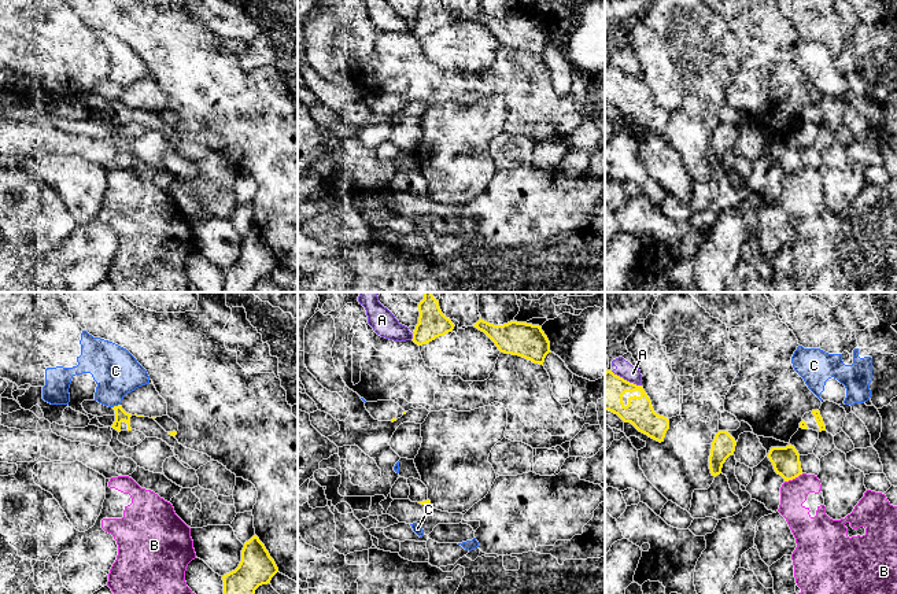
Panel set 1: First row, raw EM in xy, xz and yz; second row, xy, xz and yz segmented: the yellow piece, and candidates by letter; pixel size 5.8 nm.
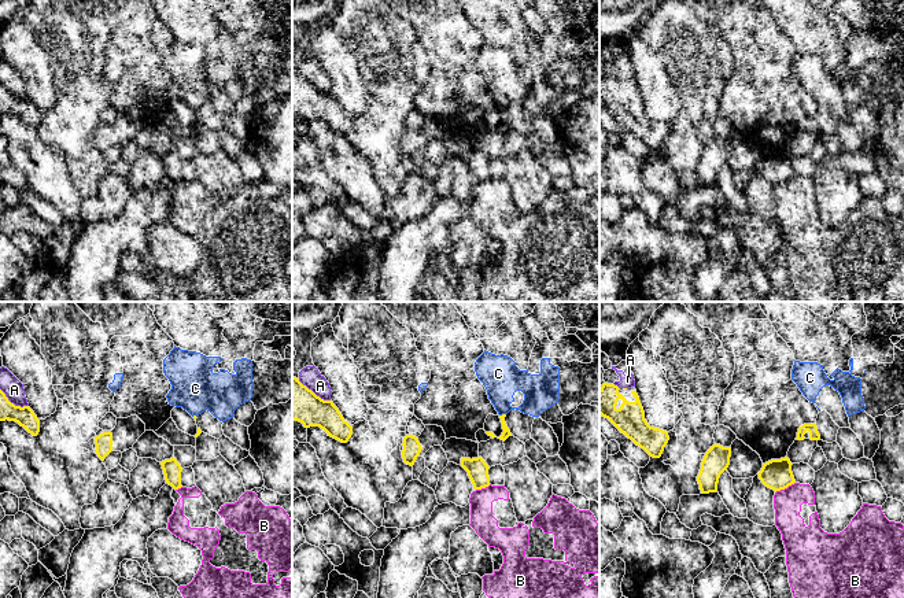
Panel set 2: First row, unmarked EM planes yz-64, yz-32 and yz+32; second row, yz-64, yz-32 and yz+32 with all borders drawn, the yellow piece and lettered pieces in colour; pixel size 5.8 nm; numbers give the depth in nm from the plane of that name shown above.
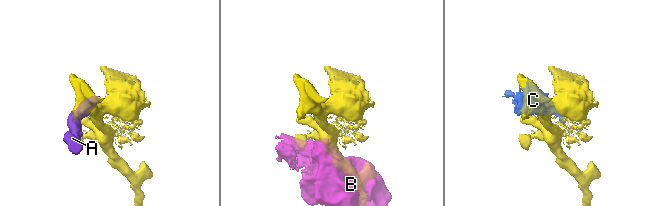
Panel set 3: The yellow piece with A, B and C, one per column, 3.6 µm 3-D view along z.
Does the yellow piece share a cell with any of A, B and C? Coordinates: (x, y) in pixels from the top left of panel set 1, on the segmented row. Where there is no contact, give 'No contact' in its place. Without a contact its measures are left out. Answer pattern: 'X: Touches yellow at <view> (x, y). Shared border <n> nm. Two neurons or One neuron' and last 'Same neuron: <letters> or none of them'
A: Touches yellow at yz (626, 380). Shared border 200 nm. Two neurons
B: Touches yellow at yz (793, 478). Shared border 120 nm. Two neurons
C: Touches yellow at xy (115, 406). Shared border 50 nm. Two neurons
Same neuron: none of them

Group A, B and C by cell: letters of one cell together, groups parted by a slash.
A / B / C

